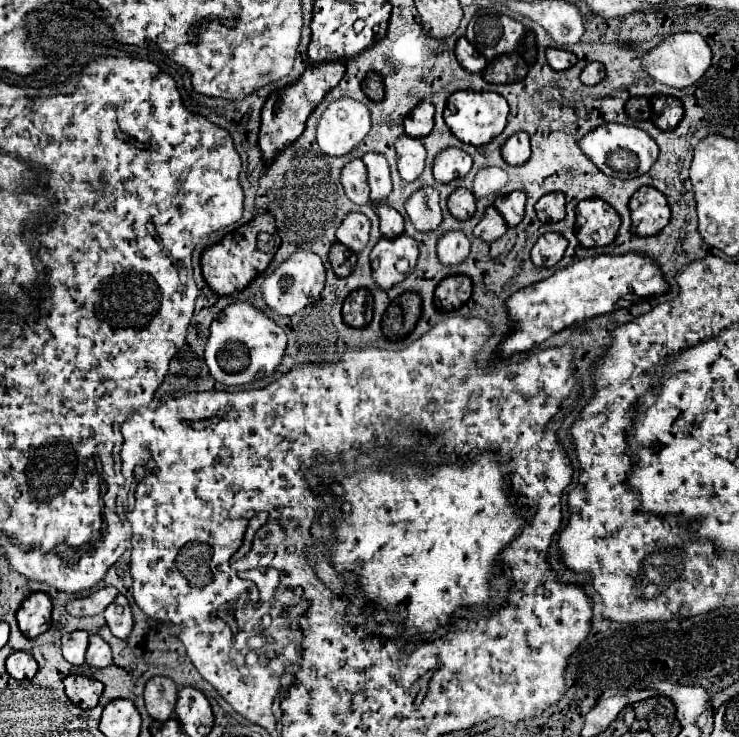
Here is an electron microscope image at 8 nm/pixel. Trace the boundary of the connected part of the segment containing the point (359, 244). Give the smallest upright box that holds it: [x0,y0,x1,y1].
[337,212,371,254]

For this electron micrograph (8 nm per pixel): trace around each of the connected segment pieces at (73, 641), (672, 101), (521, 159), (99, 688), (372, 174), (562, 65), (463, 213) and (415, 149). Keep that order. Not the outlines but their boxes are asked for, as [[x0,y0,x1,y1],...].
[[63,632,87,666],[653,96,683,130],[501,132,531,166],[63,674,103,710],[361,152,391,202],[547,48,575,70],[447,188,475,220],[395,134,425,182]]

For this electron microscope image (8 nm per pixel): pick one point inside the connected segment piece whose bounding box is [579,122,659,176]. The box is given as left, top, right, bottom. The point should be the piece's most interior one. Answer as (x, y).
(597, 144)

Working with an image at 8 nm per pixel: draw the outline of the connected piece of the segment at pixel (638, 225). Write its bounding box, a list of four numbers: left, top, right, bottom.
[631,186,671,236]

